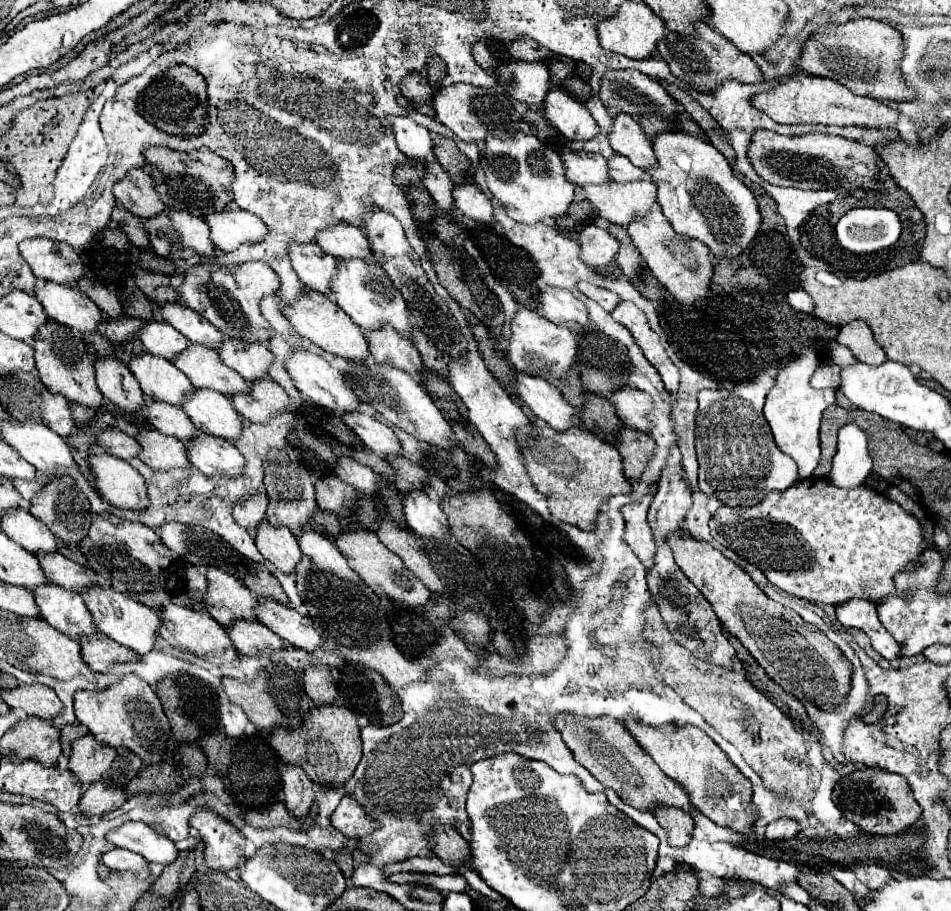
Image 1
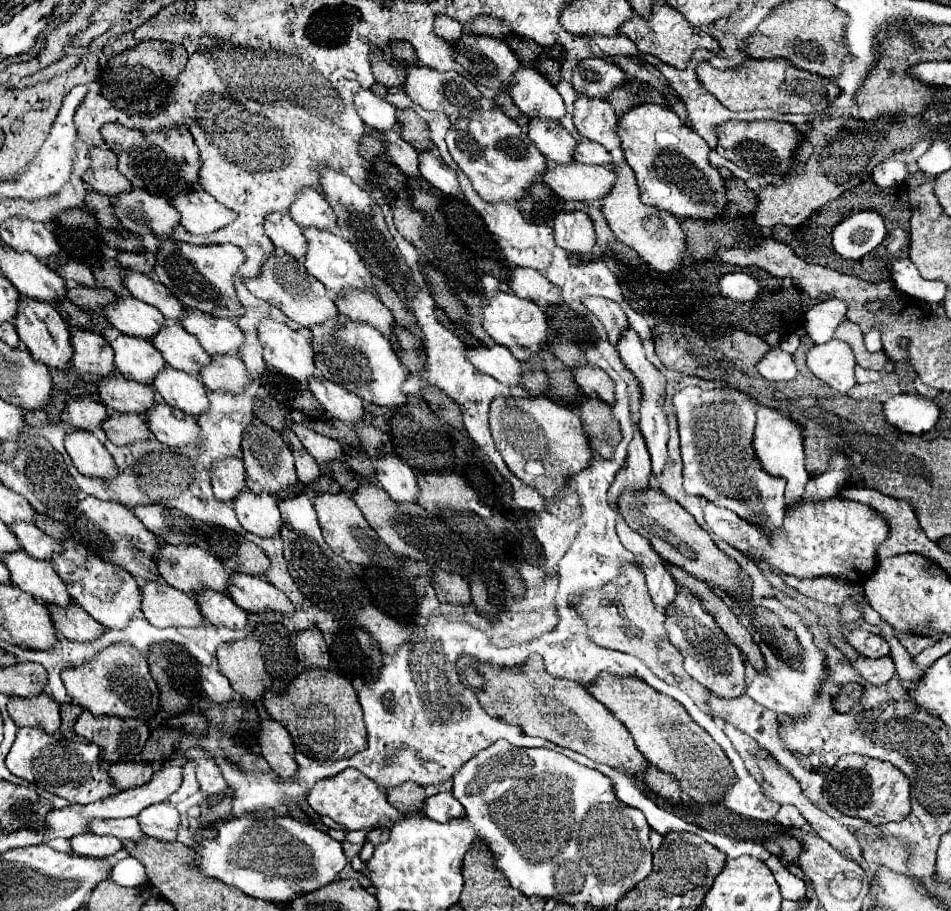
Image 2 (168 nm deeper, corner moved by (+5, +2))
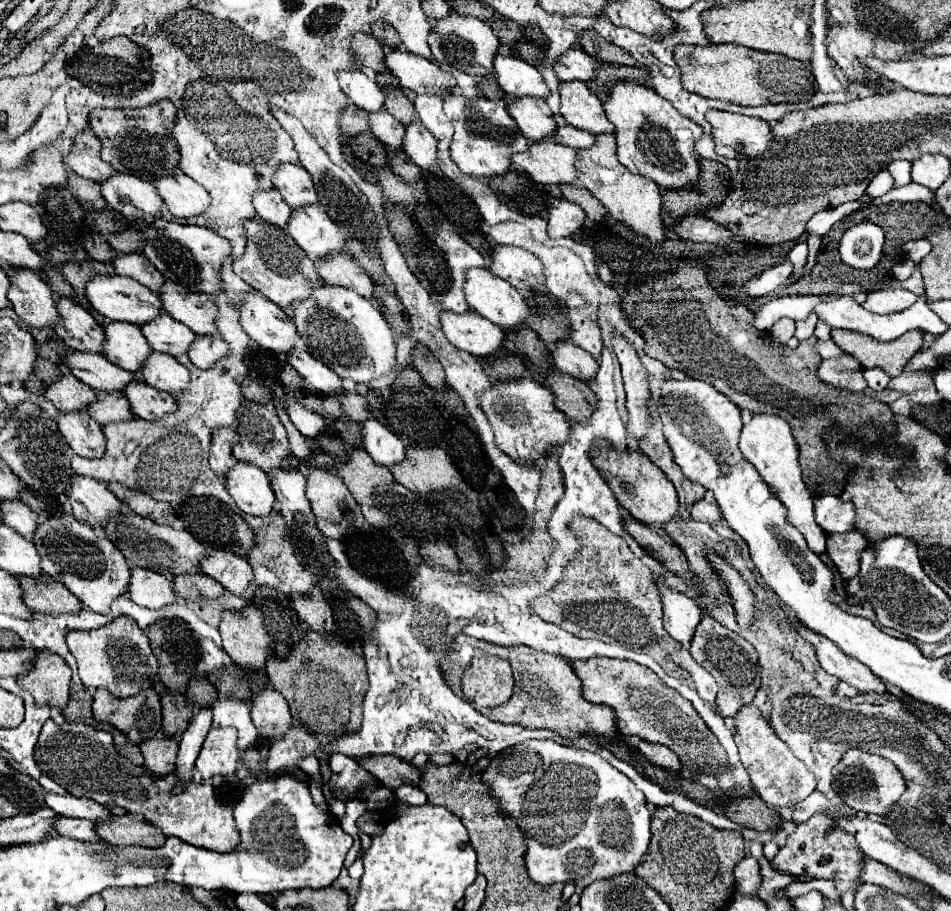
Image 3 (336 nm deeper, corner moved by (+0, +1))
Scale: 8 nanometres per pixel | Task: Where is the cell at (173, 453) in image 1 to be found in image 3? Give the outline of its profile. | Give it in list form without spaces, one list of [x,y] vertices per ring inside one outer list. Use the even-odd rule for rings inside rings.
[[[99,391],[95,401],[87,405],[87,413],[99,425],[107,425],[107,423],[119,421],[119,419],[131,419],[129,403],[121,393],[103,393],[103,391]]]

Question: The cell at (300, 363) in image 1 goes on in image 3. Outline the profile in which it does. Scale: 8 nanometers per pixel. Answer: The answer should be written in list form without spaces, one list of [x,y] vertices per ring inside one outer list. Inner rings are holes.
[[[257,291],[241,297],[239,321],[255,343],[279,355],[285,355],[285,351],[299,343],[299,333],[289,315]]]

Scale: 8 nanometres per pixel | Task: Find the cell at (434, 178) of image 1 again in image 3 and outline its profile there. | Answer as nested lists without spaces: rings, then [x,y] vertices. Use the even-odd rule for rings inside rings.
[[[381,109],[377,113],[369,113],[369,127],[373,135],[383,141],[389,147],[401,147],[401,139],[405,133],[405,127],[393,119],[393,115],[387,109]]]

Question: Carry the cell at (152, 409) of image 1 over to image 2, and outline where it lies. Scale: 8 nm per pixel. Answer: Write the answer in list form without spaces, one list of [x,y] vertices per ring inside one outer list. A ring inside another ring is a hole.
[[[120,374],[114,380],[100,380],[98,396],[108,408],[122,414],[148,414],[160,402],[152,386],[136,384]]]

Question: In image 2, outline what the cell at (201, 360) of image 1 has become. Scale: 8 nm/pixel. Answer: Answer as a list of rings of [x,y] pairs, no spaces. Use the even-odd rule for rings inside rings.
[[[180,324],[166,326],[164,332],[156,334],[152,344],[162,352],[168,366],[188,374],[200,374],[200,370],[212,360],[204,348],[200,348],[198,338],[186,332]]]

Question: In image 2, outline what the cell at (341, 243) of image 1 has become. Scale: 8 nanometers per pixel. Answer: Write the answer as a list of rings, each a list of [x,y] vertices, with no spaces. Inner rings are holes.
[[[304,190],[296,204],[292,204],[290,216],[300,228],[318,228],[328,232],[338,232],[336,214],[326,202],[326,198],[316,190]]]

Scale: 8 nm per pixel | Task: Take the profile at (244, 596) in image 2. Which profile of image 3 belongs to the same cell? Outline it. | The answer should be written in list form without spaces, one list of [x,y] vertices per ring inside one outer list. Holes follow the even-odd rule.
[[[225,549],[209,551],[199,561],[199,567],[203,573],[207,573],[215,581],[219,581],[227,591],[231,591],[235,595],[245,595],[249,581],[253,581],[249,563]]]

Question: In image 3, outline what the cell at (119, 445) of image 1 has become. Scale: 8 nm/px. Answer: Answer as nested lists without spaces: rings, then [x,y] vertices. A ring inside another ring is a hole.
[[[61,375],[45,387],[45,397],[59,411],[83,411],[85,405],[93,401],[95,391],[73,375]]]

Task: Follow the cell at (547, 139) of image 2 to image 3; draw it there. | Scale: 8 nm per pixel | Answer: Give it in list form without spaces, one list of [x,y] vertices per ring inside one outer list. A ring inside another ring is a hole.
[[[517,97],[507,107],[515,125],[529,141],[541,141],[553,137],[553,129],[557,127],[555,117],[547,103],[537,97]]]

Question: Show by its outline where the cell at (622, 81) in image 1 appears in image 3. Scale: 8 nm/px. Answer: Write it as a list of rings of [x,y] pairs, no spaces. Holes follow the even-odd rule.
[[[573,47],[557,59],[557,63],[553,65],[553,71],[561,81],[577,79],[577,81],[587,83],[593,79],[593,71],[597,67],[599,67],[599,63],[591,55],[587,55],[583,49]]]

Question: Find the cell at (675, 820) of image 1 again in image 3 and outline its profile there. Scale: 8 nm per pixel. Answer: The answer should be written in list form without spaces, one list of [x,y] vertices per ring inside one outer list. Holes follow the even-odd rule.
[[[639,741],[637,749],[655,765],[659,767],[665,767],[665,769],[673,769],[673,771],[679,771],[681,769],[681,763],[679,763],[679,757],[671,751],[671,749],[665,749],[665,745],[657,745],[657,743],[649,743],[649,741]]]

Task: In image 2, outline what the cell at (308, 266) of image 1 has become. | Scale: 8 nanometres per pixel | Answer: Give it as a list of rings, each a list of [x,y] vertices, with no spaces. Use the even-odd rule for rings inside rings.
[[[272,214],[264,222],[264,228],[276,248],[282,248],[286,254],[296,258],[298,262],[304,262],[308,242],[306,242],[304,234],[300,232],[300,226],[290,216]]]

